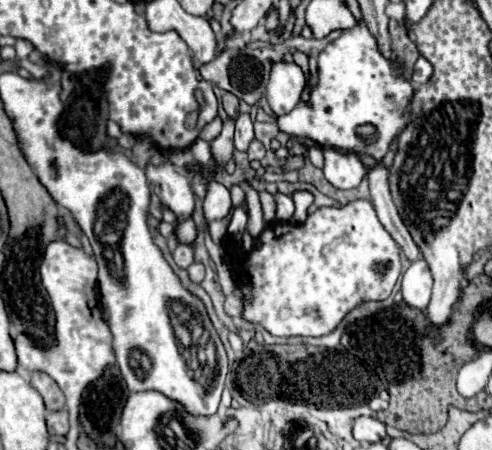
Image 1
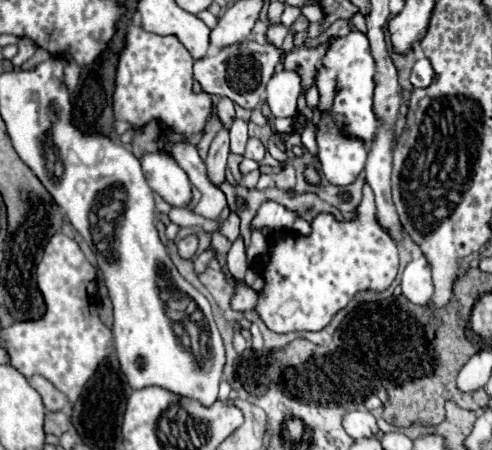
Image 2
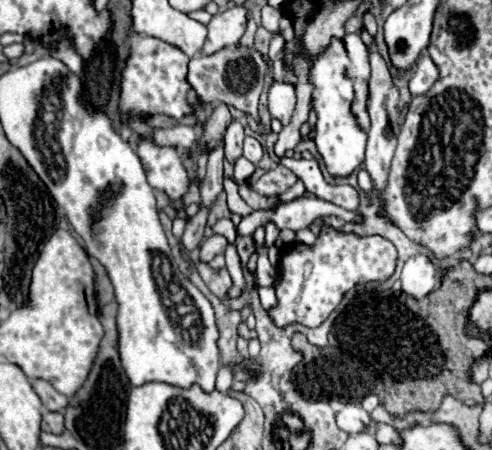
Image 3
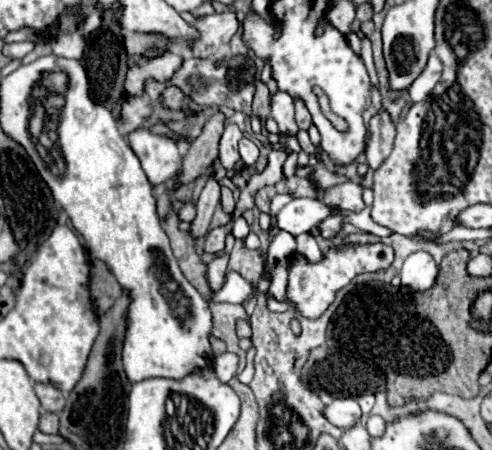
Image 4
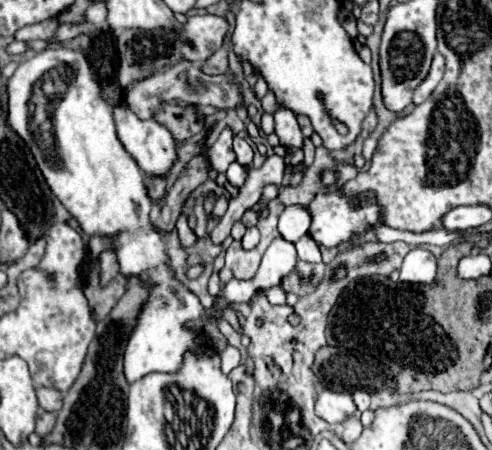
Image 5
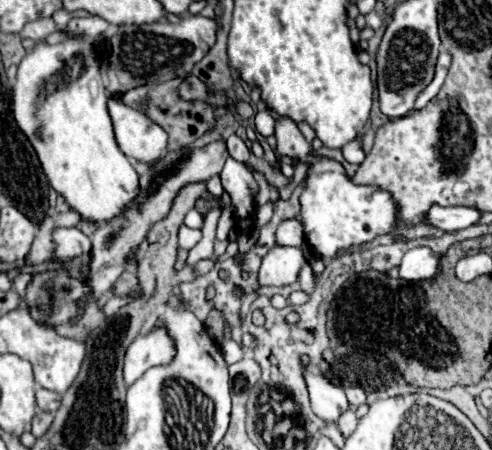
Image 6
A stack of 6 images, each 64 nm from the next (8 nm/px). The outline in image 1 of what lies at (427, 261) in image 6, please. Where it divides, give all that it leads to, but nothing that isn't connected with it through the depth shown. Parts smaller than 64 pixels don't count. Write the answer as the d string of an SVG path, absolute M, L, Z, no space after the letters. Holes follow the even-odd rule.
M422 258L414 260L402 276L402 296L410 306L426 310L426 306L430 304L430 294L432 294L432 274L428 270L428 264Z

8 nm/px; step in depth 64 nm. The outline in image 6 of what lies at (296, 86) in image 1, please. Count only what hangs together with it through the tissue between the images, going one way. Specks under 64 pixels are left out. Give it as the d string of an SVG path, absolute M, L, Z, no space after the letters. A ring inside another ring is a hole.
M280 118L276 122L276 138L278 152L282 156L300 158L308 164L304 190L300 194L300 220L304 226L304 240L316 258L334 258L340 250L368 244L376 236L392 234L398 228L398 208L396 200L392 200L392 194L376 186L356 184L346 176L346 170L340 162L316 156L310 142L306 142L302 132L290 118Z

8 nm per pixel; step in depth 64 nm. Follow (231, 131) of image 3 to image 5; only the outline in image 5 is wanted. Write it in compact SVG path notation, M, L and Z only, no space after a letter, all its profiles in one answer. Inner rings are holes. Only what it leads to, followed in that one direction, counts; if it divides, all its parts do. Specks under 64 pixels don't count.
M226 128L226 130L218 136L218 140L204 152L206 164L210 164L212 170L216 170L216 172L226 172L228 164L236 160L234 152L232 152L232 136L234 136L234 134L230 132L230 128Z

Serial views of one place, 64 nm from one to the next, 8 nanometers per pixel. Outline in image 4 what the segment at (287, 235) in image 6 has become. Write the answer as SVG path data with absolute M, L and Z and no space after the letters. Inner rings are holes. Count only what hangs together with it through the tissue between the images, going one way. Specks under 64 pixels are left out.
M296 198L278 212L278 228L290 232L296 238L304 232L310 232L316 222L320 222L328 214L332 214L332 210L324 206L324 202L312 198Z

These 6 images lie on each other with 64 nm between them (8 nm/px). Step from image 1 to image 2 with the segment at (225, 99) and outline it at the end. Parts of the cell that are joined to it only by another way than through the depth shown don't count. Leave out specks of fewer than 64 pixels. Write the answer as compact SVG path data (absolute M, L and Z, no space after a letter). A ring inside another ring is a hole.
M222 98L222 100L218 102L218 106L216 106L214 112L216 112L218 120L222 122L222 126L224 126L224 128L230 128L230 124L232 124L232 120L234 120L234 102L228 100L228 98Z

